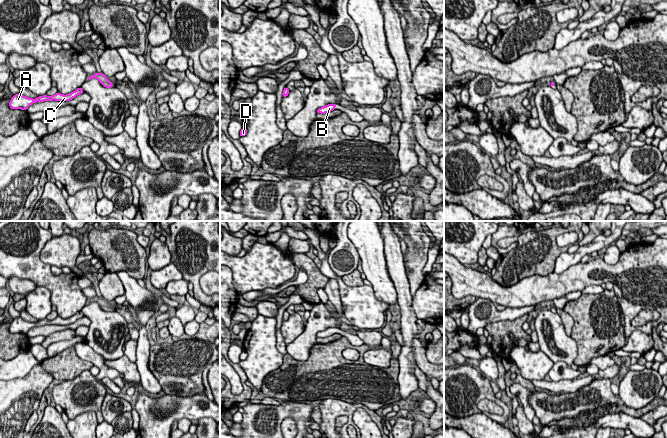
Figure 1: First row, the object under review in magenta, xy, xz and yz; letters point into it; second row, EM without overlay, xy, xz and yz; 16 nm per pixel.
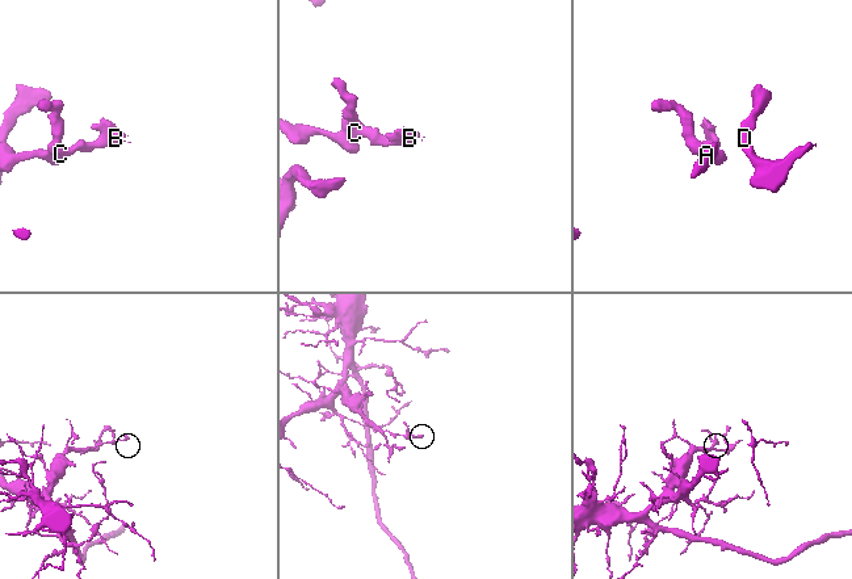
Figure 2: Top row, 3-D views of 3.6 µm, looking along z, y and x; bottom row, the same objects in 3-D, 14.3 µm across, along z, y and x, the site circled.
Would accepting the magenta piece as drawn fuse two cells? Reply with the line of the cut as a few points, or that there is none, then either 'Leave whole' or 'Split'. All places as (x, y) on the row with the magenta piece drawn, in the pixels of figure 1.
No split. Leave whole

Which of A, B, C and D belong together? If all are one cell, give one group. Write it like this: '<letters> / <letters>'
A B C D

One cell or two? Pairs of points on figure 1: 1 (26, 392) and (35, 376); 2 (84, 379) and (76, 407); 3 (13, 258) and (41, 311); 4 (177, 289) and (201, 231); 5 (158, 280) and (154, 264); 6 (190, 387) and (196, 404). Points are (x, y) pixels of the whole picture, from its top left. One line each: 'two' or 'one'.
1: one
2: one
3: two
4: two
5: two
6: two

